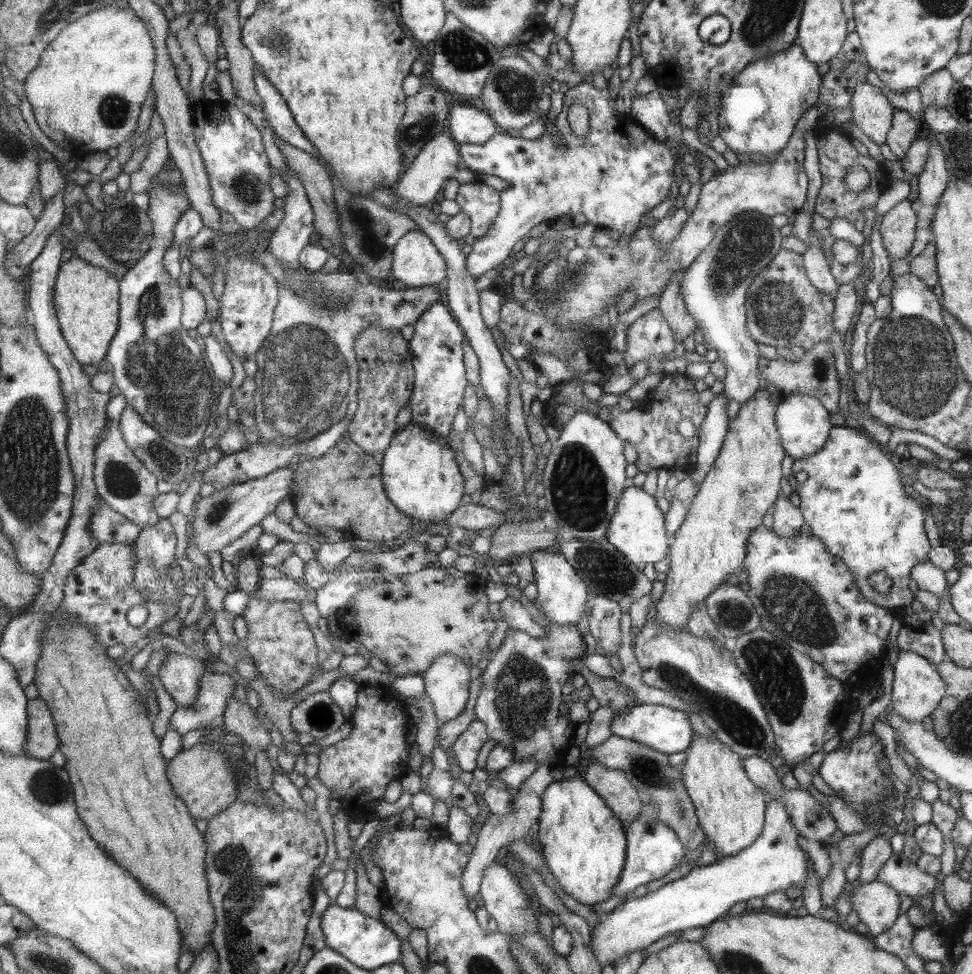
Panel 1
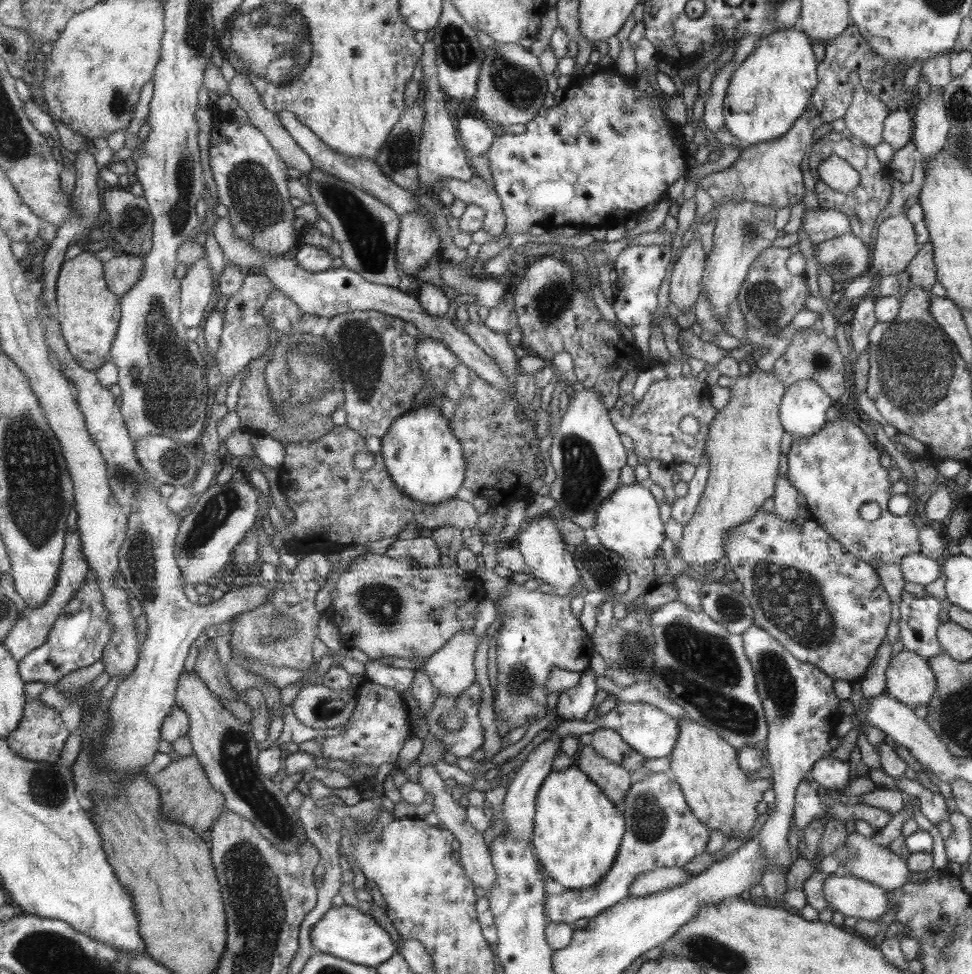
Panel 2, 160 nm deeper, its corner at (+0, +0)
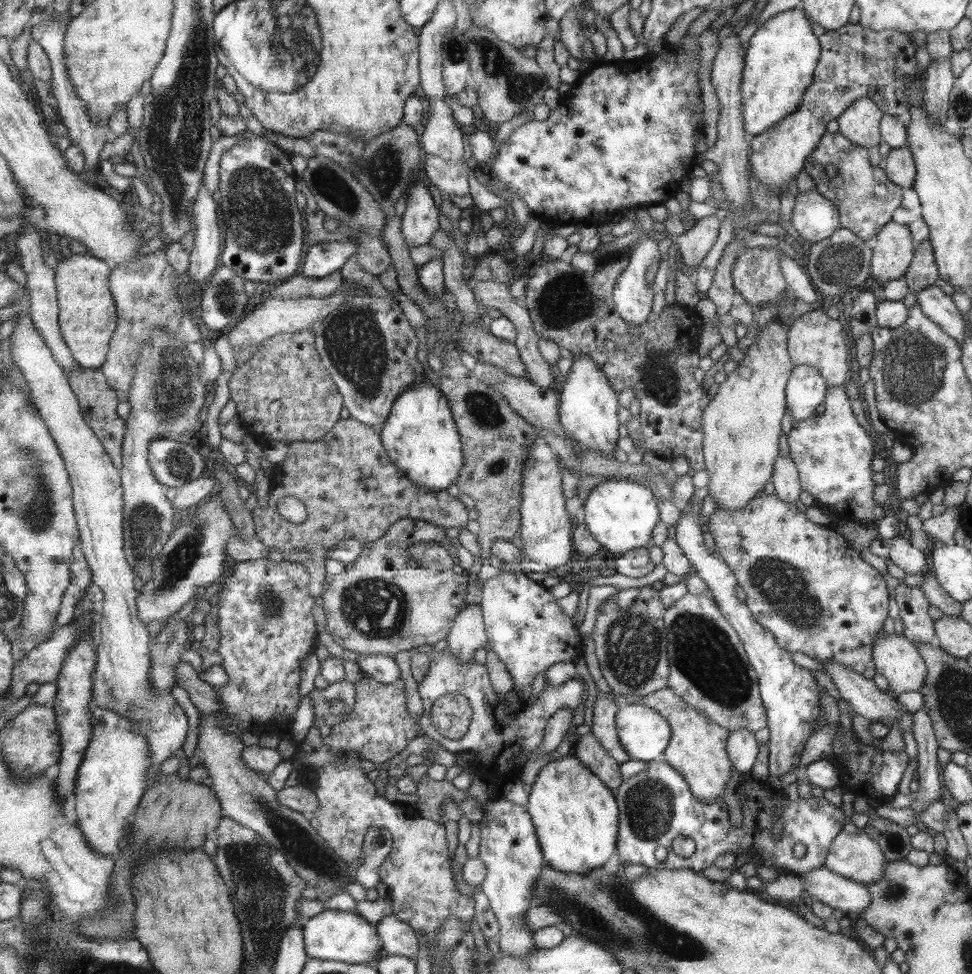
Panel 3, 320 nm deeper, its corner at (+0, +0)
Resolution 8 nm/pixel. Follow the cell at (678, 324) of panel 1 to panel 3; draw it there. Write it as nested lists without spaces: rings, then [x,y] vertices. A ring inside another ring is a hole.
[[[712,214],[700,218],[693,228],[673,236],[674,246],[681,253],[683,265],[697,266],[703,260],[709,248],[717,240],[718,228],[719,221]]]

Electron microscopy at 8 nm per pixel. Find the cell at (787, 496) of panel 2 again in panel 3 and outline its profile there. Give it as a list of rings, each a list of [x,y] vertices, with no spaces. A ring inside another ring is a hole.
[[[778,456],[774,462],[774,470],[771,475],[771,484],[775,494],[786,504],[793,504],[798,500],[801,492],[798,481],[798,470],[795,463],[787,456]]]

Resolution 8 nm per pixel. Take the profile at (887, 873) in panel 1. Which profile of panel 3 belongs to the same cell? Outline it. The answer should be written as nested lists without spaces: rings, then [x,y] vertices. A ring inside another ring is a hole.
[[[842,789],[842,797],[840,807],[845,817],[845,824],[841,831],[835,835],[833,843],[830,845],[830,850],[827,852],[826,862],[824,864],[825,869],[831,870],[833,873],[837,873],[851,881],[857,881],[863,885],[871,884],[871,882],[877,882],[881,880],[883,876],[883,868],[885,868],[885,857],[879,849],[879,845],[875,844],[869,839],[869,835],[860,828],[857,828],[852,824],[850,817],[853,812],[852,801],[853,794],[847,790]]]

